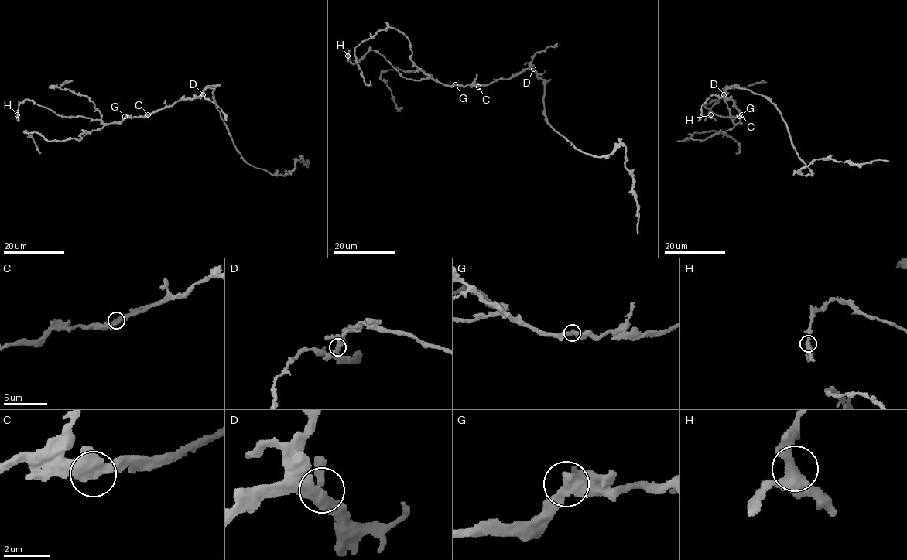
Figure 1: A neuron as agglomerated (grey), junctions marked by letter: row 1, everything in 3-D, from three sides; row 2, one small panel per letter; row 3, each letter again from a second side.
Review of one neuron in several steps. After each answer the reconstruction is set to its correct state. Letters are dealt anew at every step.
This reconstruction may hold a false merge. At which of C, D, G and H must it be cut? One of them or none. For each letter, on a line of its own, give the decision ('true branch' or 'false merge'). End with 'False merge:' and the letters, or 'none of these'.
C: true branch
D: true branch
G: true branch
H: true branch
False merge: none of these

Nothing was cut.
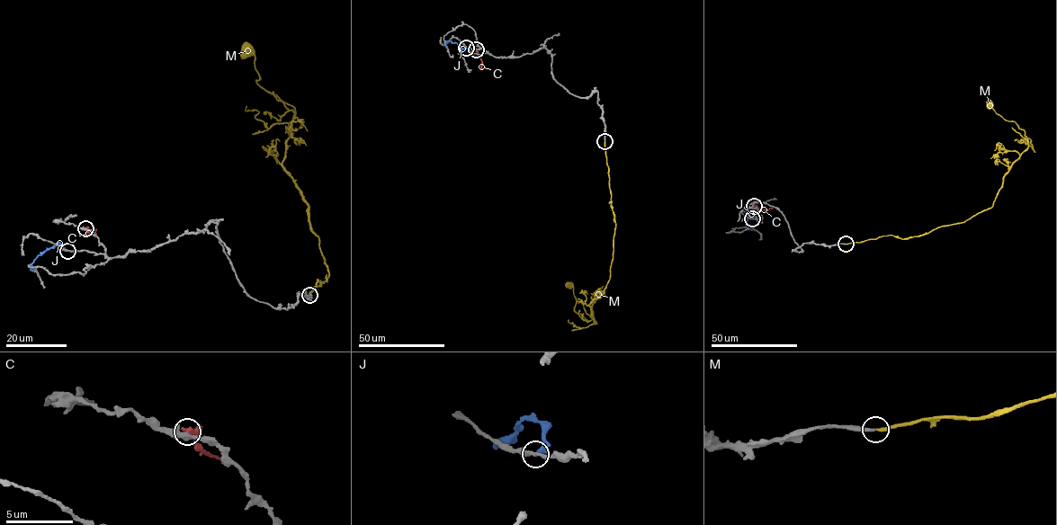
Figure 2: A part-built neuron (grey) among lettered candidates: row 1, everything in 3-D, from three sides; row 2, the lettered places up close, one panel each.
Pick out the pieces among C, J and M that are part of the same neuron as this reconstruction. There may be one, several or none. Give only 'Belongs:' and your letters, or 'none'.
Belongs: M

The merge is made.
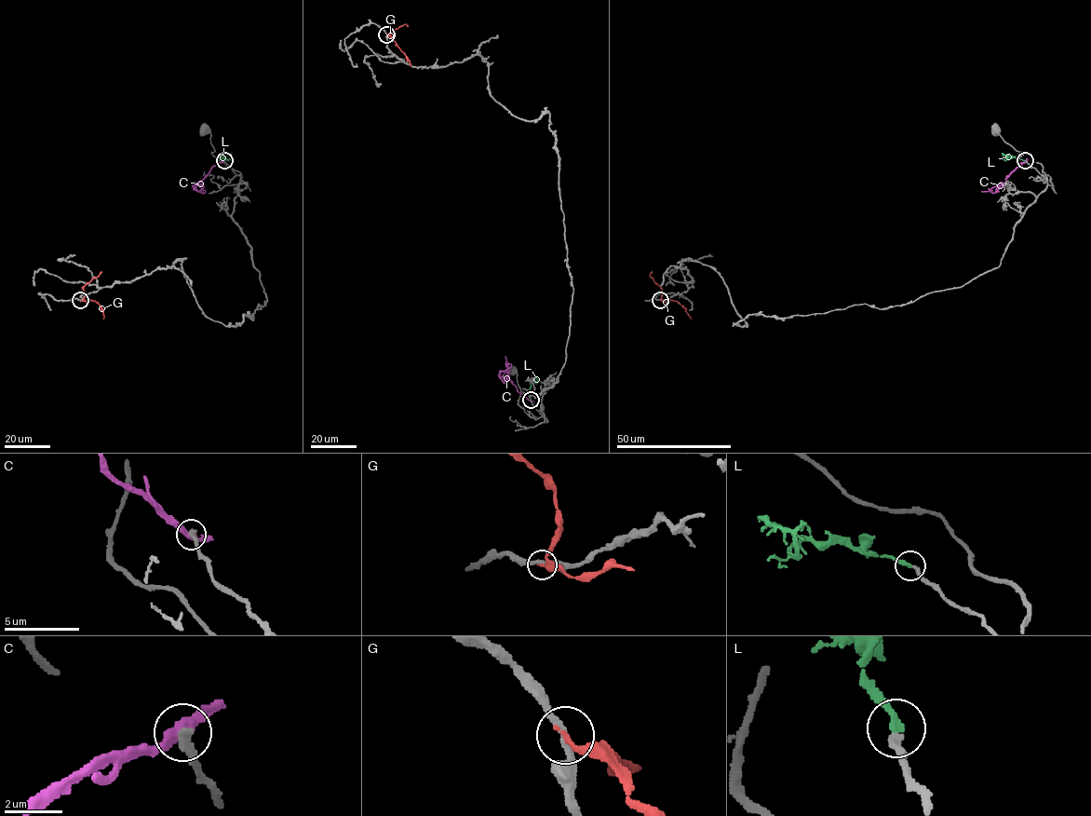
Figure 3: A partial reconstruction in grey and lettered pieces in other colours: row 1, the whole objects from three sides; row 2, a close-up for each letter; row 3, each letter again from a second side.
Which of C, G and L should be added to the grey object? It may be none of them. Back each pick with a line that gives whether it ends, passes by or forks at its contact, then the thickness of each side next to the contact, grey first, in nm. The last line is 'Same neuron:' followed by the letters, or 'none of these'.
L: It ends there. Thickness 280 nm (grey) against 280 nm
Same neuron: L

